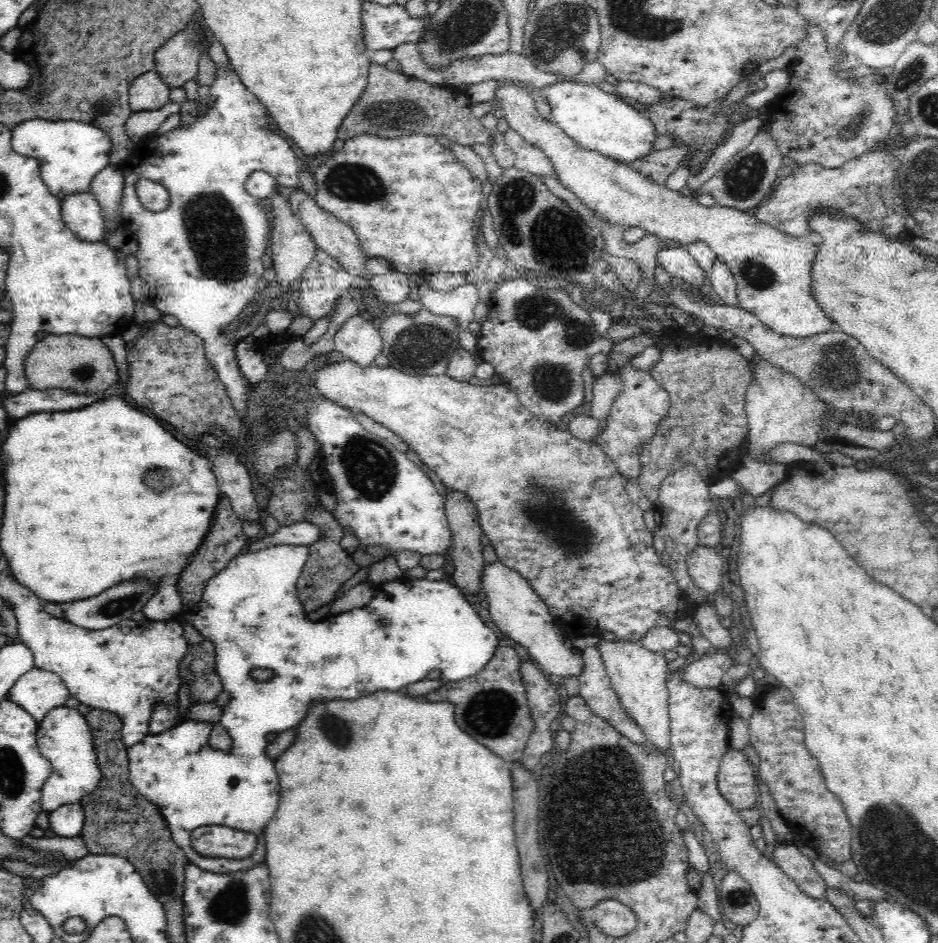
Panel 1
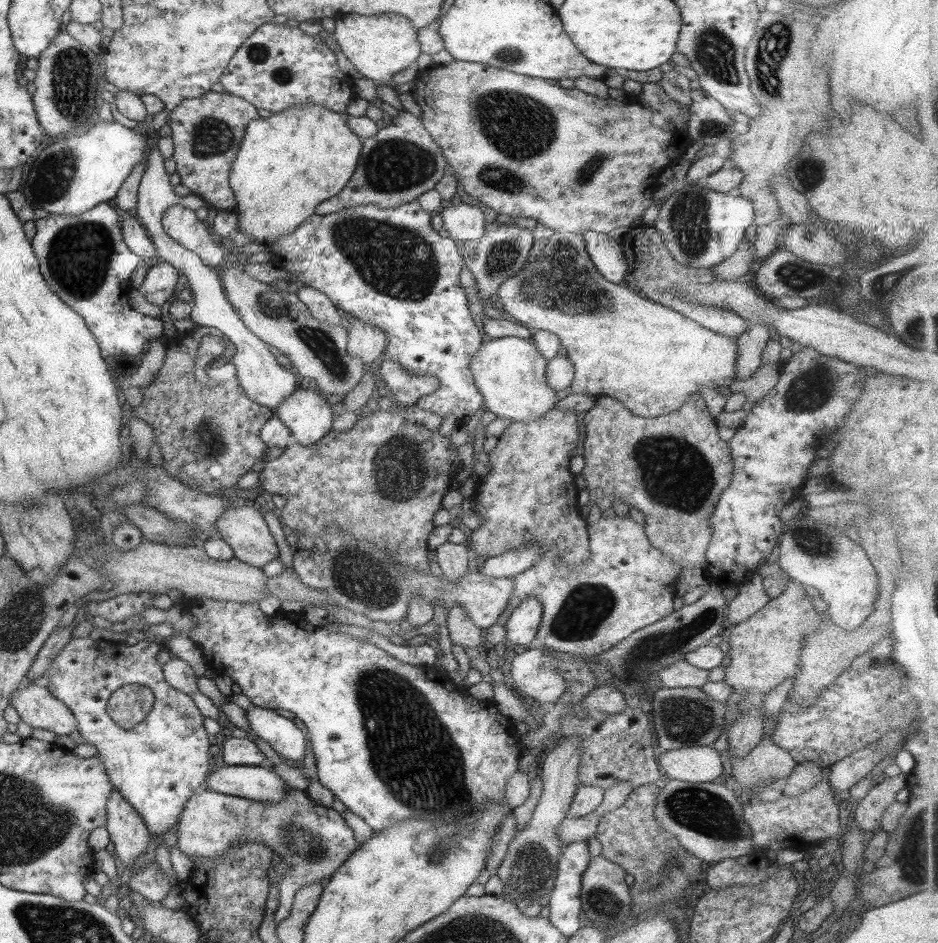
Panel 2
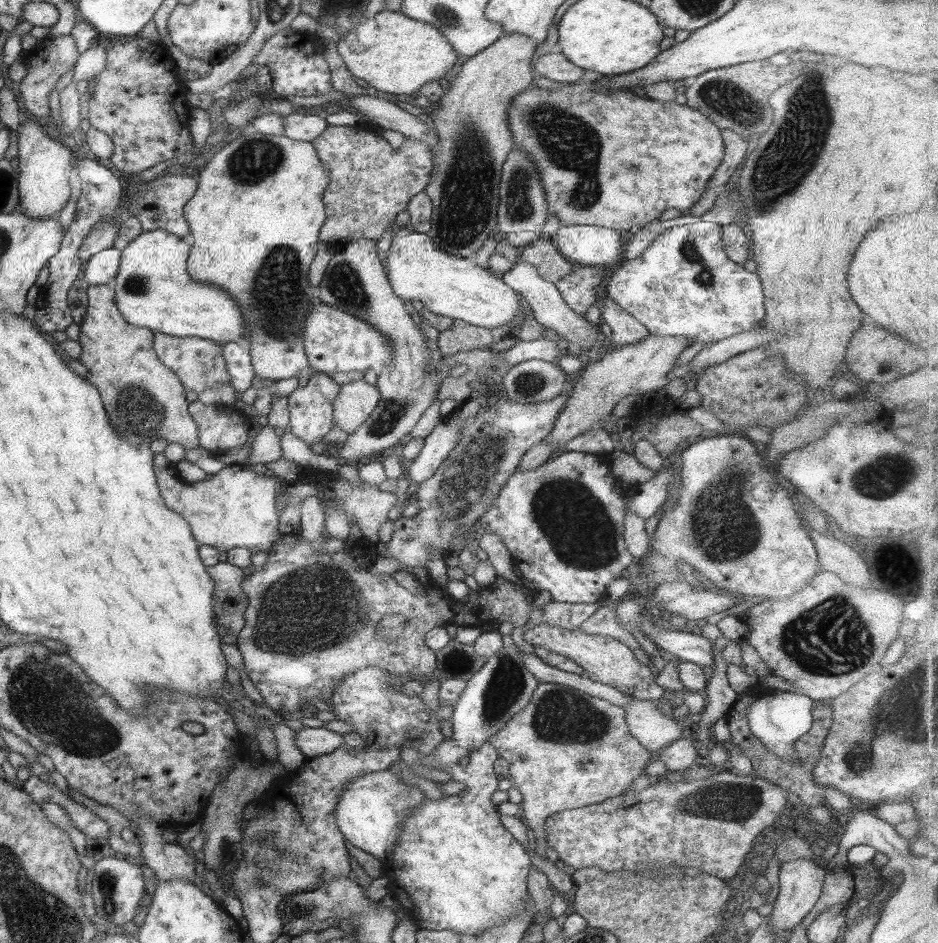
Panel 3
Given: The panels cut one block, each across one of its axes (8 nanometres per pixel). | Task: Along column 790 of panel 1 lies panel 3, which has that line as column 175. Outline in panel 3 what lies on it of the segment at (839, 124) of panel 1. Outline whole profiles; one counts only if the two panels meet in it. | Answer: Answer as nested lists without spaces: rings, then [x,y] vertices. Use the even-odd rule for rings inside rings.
[[[140,36],[127,39],[115,38],[104,47],[105,68],[85,82],[87,87],[87,120],[91,128],[107,135],[113,143],[113,152],[109,157],[112,168],[118,172],[136,174],[155,166],[157,162],[173,160],[185,154],[191,146],[189,118],[192,106],[185,99],[188,90],[183,82],[175,79],[179,73],[175,62],[167,51],[167,45],[161,41],[149,41]]]

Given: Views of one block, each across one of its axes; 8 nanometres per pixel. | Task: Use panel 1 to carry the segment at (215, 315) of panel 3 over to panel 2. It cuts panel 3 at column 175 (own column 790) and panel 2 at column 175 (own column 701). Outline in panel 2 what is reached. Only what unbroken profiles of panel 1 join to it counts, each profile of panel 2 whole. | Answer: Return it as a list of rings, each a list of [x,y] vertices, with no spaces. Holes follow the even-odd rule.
[[[173,205],[163,211],[160,223],[171,240],[197,254],[204,266],[218,269],[225,262],[227,248],[207,230],[207,225],[196,217],[194,210]]]

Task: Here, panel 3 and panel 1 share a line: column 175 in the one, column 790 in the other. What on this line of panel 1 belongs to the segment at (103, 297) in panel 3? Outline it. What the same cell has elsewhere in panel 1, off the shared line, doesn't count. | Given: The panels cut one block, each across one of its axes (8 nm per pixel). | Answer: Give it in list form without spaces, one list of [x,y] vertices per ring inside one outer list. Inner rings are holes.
[[[754,356],[750,364],[754,369],[754,382],[746,390],[745,408],[749,432],[745,454],[754,462],[765,462],[768,461],[768,452],[780,444],[814,446],[820,438],[821,422],[830,419],[825,416],[825,411],[832,407],[818,401],[815,394],[799,384],[797,378],[782,374],[759,356]]]

